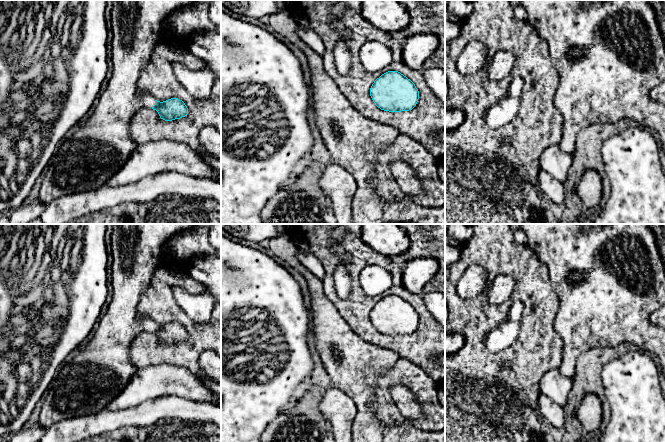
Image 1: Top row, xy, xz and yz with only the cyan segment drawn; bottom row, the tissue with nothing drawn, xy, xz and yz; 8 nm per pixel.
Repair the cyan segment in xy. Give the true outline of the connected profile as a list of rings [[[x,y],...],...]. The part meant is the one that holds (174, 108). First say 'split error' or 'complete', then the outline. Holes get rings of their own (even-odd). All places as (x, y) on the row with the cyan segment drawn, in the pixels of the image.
split error | [[[113,0],[111,11],[113,72],[106,89],[97,98],[84,125],[58,146],[43,172],[38,200],[44,204],[72,193],[100,188],[119,171],[138,144],[130,134],[133,116],[142,108],[156,110],[161,119],[172,121],[188,114],[185,103],[178,98],[157,101],[138,90],[138,80],[154,47],[159,43],[184,46],[192,55],[203,60],[206,66],[191,70],[182,63],[174,63],[177,79],[192,96],[207,99],[216,80],[221,81],[221,32],[197,31],[188,36],[174,35],[167,28],[167,20],[175,11],[187,8],[194,0]]]

